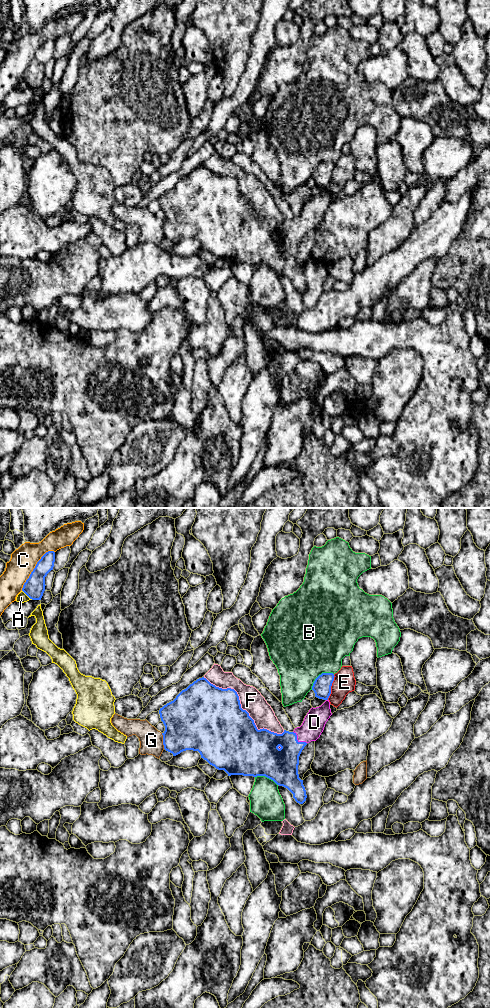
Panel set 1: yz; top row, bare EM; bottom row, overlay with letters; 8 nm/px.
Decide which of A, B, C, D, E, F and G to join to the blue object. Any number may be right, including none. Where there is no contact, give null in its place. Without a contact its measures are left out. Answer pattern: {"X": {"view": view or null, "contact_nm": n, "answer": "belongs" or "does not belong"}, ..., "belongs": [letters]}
{"A": {"view": "yz", "contact_nm": 120, "answer": "does not belong"}, "B": {"view": "yz", "contact_nm": 220, "answer": "does not belong"}, "C": {"view": "yz", "contact_nm": 420, "answer": "does not belong"}, "D": {"view": "yz", "contact_nm": 150, "answer": "belongs"}, "E": {"view": "yz", "contact_nm": 220, "answer": "does not belong"}, "F": {"view": "yz", "contact_nm": 800, "answer": "does not belong"}, "G": {"view": "yz", "contact_nm": 130, "answer": "does not belong"}, "belongs": ["D"]}

